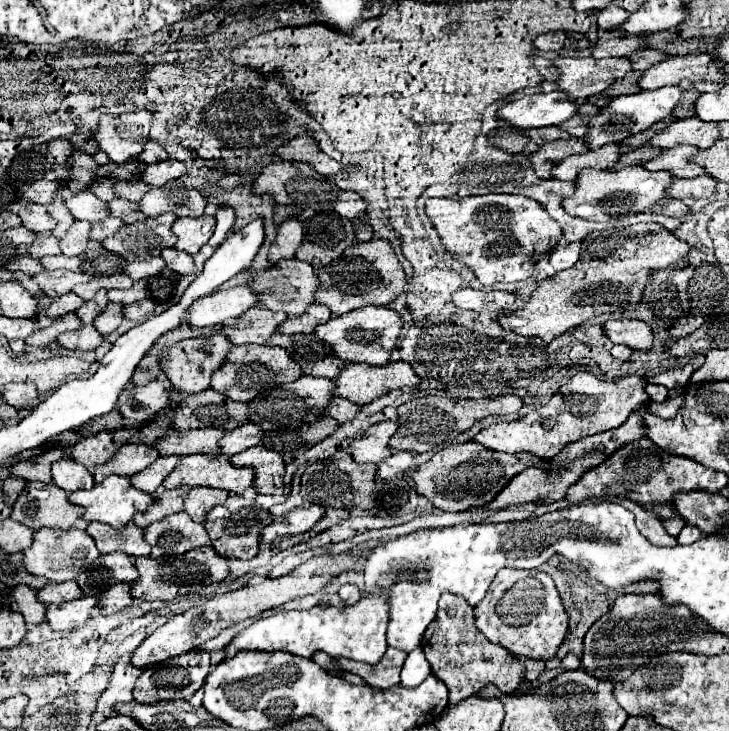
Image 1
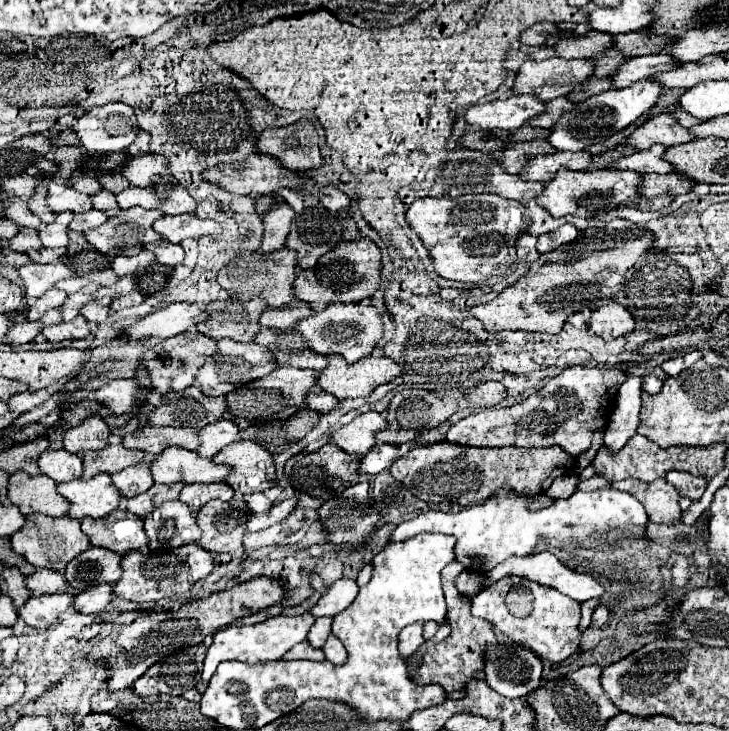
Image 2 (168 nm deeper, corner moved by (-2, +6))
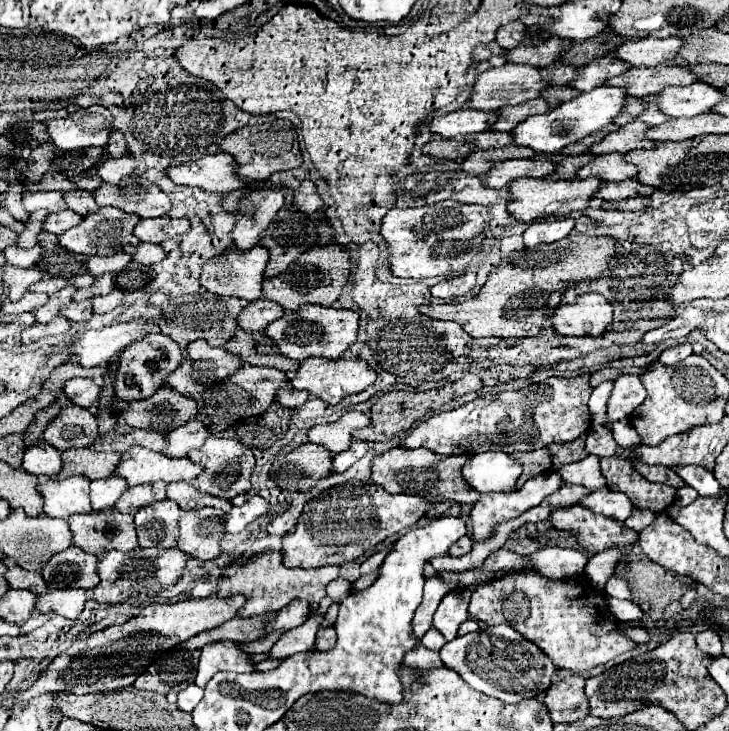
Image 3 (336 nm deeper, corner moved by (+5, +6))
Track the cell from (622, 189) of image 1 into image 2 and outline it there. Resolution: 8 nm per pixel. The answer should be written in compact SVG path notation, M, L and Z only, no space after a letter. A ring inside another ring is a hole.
M563 168L559 170L559 174L555 174L551 182L545 184L543 194L539 196L539 204L545 206L551 212L551 216L557 216L557 218L567 214L581 216L581 218L595 218L611 212L613 208L619 208L635 194L639 194L641 180L643 180L643 174L637 174L631 170L605 168L605 170L593 170L593 172L589 170L579 172L579 170Z

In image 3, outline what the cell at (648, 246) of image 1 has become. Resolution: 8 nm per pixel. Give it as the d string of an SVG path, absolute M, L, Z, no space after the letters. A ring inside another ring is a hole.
M574 234L552 244L540 244L536 248L512 252L510 256L502 258L500 266L488 276L486 284L472 300L466 300L462 304L442 304L430 308L420 306L420 312L436 320L454 320L464 328L464 332L468 332L474 338L536 336L546 326L550 314L548 308L552 306L552 294L556 308L568 286L574 286L582 280L598 278L608 268L608 260L612 258L614 246L614 238Z

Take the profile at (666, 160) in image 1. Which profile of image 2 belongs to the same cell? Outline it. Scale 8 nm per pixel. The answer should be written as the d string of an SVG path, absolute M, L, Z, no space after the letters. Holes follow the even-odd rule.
M655 144L647 150L641 150L641 152L635 152L631 156L621 158L617 164L613 164L613 168L617 168L617 170L635 170L635 172L641 172L641 174L651 174L651 172L671 174L675 170L675 166L669 164L663 158L665 150L667 150L667 146Z

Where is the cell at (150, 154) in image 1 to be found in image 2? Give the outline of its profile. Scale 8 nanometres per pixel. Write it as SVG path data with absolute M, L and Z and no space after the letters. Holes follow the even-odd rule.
M141 130L141 134L135 138L135 142L131 144L131 148L129 148L129 154L131 156L143 156L143 154L149 154L151 150L149 150L149 142L151 142L151 136L145 132L145 130Z

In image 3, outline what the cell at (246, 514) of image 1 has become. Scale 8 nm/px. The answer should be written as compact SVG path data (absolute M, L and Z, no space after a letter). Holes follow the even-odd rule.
M204 508L190 510L180 516L178 548L198 560L214 560L220 556L220 528L224 514L220 510Z

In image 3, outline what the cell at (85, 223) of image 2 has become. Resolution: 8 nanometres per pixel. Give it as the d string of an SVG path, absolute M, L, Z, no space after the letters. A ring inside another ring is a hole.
M62 210L62 212L56 212L56 214L48 214L48 218L44 222L44 230L52 232L52 234L62 234L68 228L76 226L80 222L80 218L82 216L72 212L72 210Z

